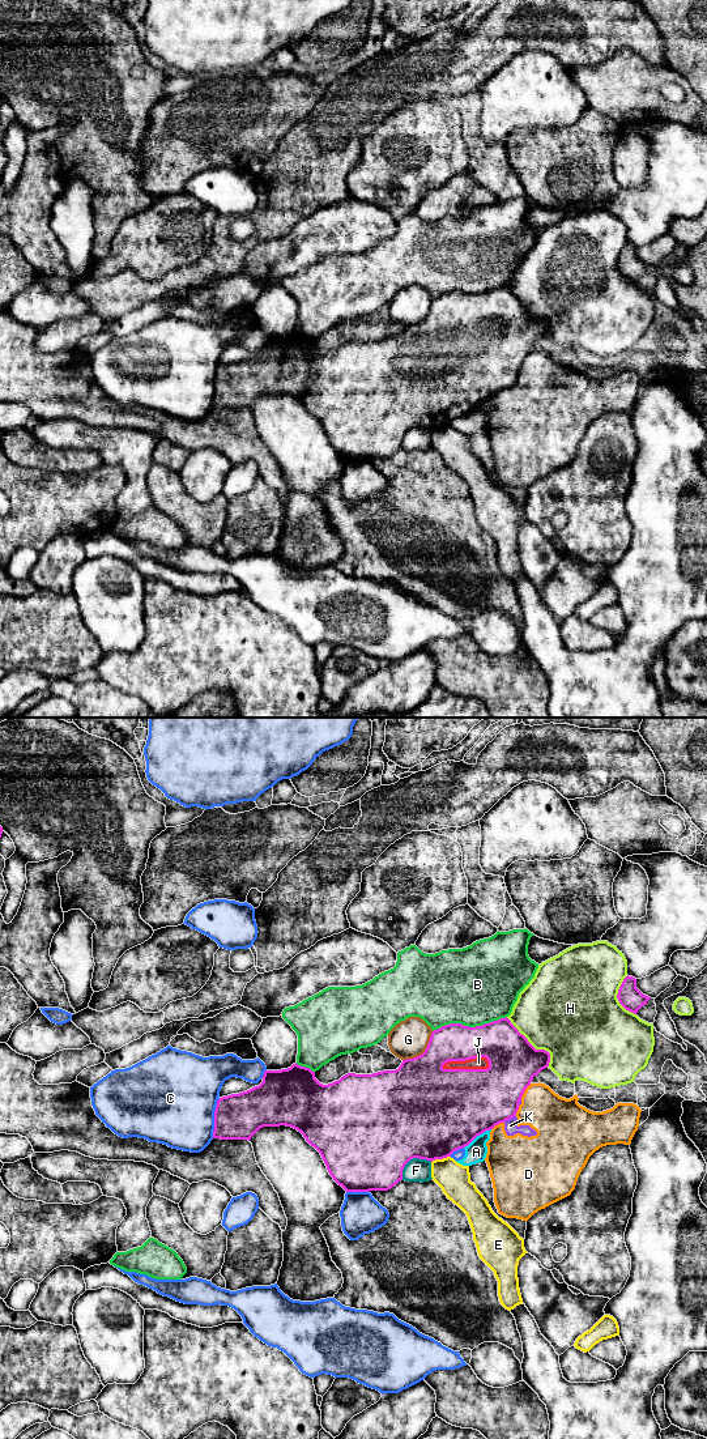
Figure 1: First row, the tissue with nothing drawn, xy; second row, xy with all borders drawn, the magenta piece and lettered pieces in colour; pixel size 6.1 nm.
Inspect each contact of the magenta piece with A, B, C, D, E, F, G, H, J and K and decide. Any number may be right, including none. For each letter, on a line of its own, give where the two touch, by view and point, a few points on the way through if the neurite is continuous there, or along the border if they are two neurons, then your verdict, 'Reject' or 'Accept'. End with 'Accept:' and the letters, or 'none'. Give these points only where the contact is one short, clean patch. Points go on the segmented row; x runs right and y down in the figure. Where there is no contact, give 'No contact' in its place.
A: Touches magenta at xy (477, 1135). Boundary: xy (490, 1128), (477, 1135), (464, 1148). Reject
B: Touches magenta at xy (468, 1026). Reject
C: Touches magenta at xy (214, 1118). Reject
D: Touches magenta at xy (524, 1090). Reject
E: Touches magenta at xy (441, 1158). Boundary: xy (450, 1156), (431, 1162). Reject
F: Touches magenta at xy (411, 1158). Boundary: xy (430, 1161), (412, 1158), (405, 1165), (401, 1179). Reject
G: Touches magenta at xy (424, 1052). Boundary: xy (433, 1031), (426, 1048), (421, 1054), (403, 1060). Reject
H: Touches magenta at xy (532, 1046). Reject
J: Touches magenta at xy (467, 1069). Accept
K: Touches magenta at xy (509, 1118). Boundary: xy (515, 1114), (503, 1122). Reject
Accept: J

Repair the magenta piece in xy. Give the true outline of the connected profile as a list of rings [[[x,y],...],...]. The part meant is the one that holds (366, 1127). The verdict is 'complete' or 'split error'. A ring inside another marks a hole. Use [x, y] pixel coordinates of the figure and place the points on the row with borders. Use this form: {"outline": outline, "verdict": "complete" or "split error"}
{"outline": [[[507,1017],[476,1027],[464,1026],[461,1023],[450,1023],[431,1033],[429,1044],[422,1055],[403,1060],[396,1070],[383,1070],[372,1074],[348,1073],[338,1081],[328,1085],[320,1083],[315,1078],[315,1072],[310,1068],[301,1067],[297,1063],[288,1069],[265,1070],[263,1082],[259,1086],[239,1094],[222,1097],[217,1100],[213,1138],[250,1141],[263,1127],[291,1127],[301,1132],[306,1141],[320,1153],[329,1175],[346,1192],[388,1191],[403,1180],[403,1170],[410,1159],[419,1158],[433,1162],[435,1159],[451,1157],[453,1151],[468,1146],[477,1136],[514,1117],[519,1110],[519,1102],[525,1089],[531,1085],[534,1076],[549,1067],[549,1063],[550,1053],[545,1050],[536,1050]]], "verdict": "split error"}

